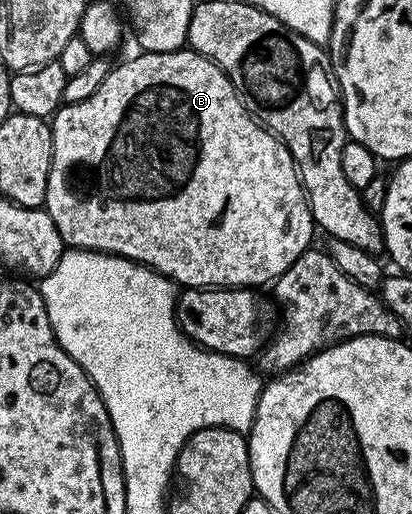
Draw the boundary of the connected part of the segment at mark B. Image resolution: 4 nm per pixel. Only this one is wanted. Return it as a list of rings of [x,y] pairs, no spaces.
[[[184,47],[172,53],[145,53],[127,61],[124,65],[116,64],[111,74],[81,103],[63,105],[53,114],[51,127],[51,170],[49,171],[48,190],[59,189],[71,177],[71,169],[84,165],[95,169],[95,193],[79,201],[79,217],[71,217],[67,225],[75,233],[63,233],[64,246],[73,249],[91,249],[94,253],[111,253],[114,257],[127,257],[156,269],[162,277],[168,277],[179,287],[260,287],[270,286],[302,253],[312,248],[311,236],[317,233],[317,226],[311,218],[311,208],[307,195],[303,191],[303,181],[299,178],[299,168],[295,165],[293,155],[272,133],[266,125],[253,116],[252,110],[244,105],[231,86],[231,80],[223,74],[223,68],[216,65],[209,57]]]

